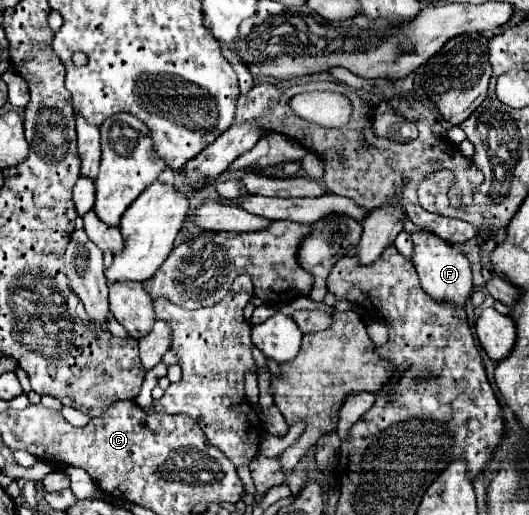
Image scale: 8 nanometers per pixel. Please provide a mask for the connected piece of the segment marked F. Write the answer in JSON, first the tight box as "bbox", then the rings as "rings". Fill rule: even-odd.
{"bbox":[412,231,472,307],"rings":[[[420,231],[412,233],[414,239],[414,267],[420,275],[422,289],[438,303],[448,303],[450,307],[464,307],[470,293],[472,293],[472,271],[470,263],[464,255],[460,255],[450,243],[442,241],[440,237]]]}

